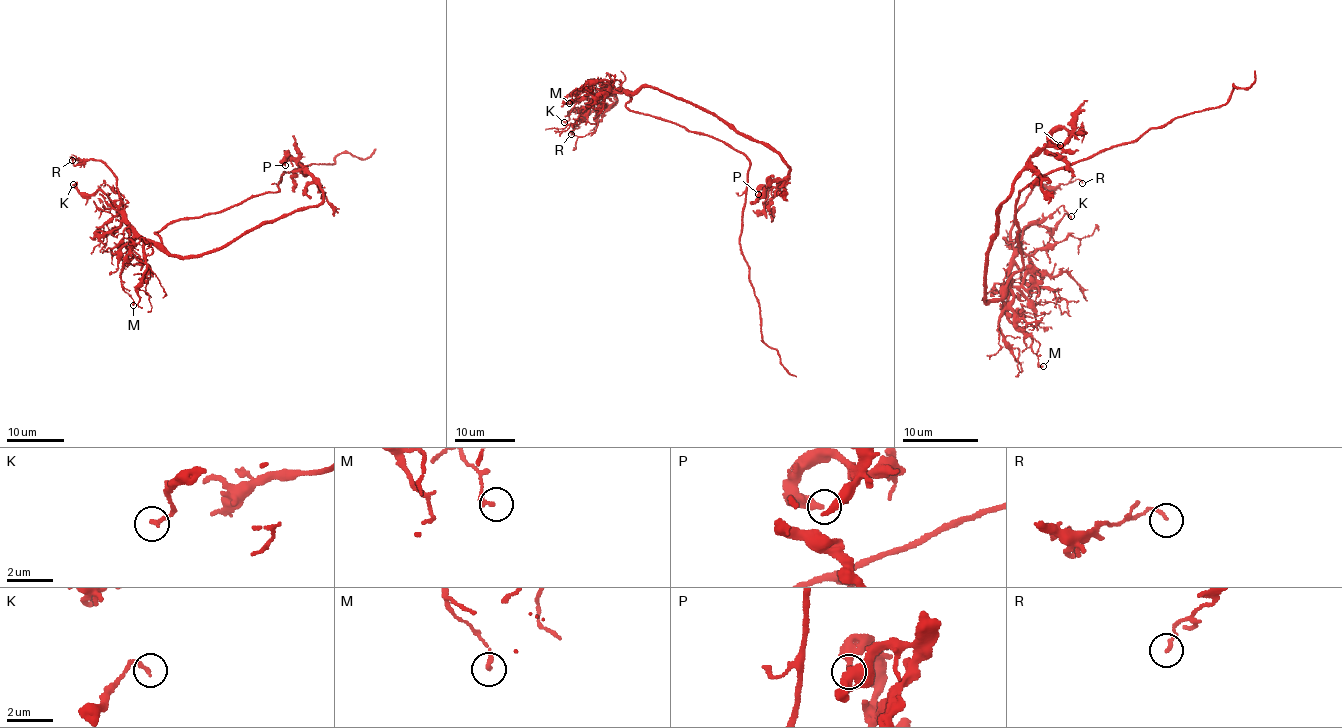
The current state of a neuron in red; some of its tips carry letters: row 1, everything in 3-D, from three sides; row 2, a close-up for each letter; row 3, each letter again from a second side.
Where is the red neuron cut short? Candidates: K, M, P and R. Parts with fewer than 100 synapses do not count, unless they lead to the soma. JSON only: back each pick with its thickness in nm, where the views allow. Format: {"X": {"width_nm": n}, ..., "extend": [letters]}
{"extend": []}

